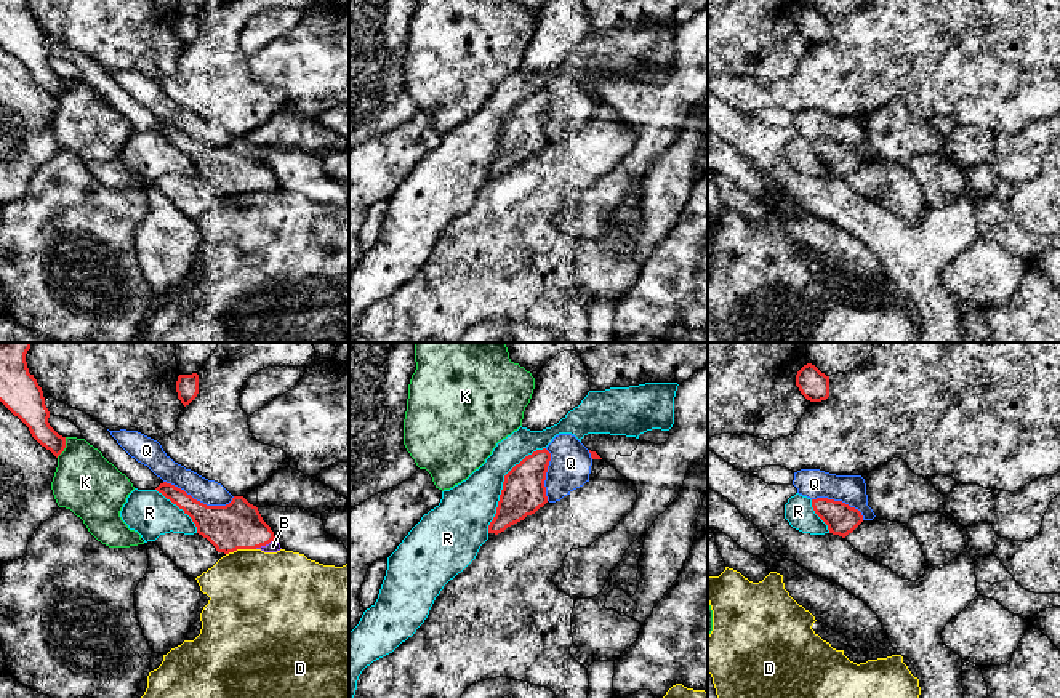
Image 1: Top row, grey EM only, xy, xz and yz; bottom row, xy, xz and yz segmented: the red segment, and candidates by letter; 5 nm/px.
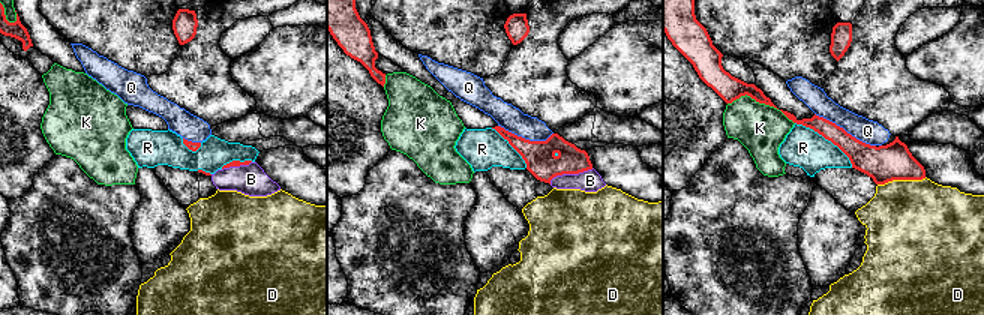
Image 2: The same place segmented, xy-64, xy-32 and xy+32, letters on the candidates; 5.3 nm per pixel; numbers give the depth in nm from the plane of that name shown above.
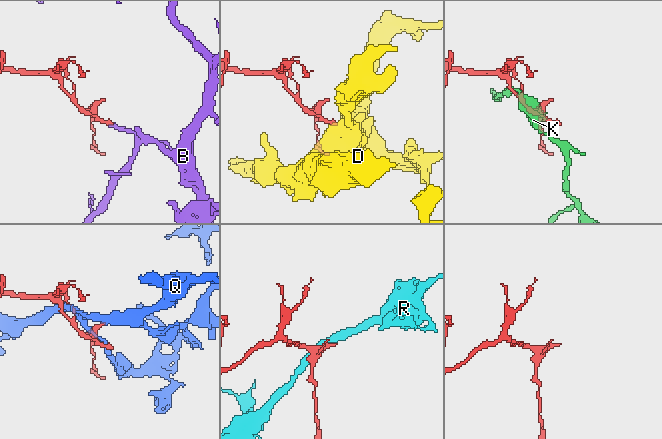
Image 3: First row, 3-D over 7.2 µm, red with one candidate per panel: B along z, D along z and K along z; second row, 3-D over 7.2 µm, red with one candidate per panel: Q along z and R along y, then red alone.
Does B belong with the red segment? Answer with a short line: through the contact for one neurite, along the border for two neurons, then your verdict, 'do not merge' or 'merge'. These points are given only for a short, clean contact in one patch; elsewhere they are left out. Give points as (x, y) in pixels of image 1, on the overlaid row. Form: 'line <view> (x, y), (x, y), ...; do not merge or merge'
line xy (237, 525), (252, 532), (264, 545), (273, 546); merge

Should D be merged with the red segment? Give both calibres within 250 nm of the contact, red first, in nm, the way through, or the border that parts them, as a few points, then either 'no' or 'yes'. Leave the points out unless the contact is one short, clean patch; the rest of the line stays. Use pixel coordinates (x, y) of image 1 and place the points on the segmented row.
calibres 240 and 440 nm; border xy (255, 548), (237, 548), (226, 554); no

